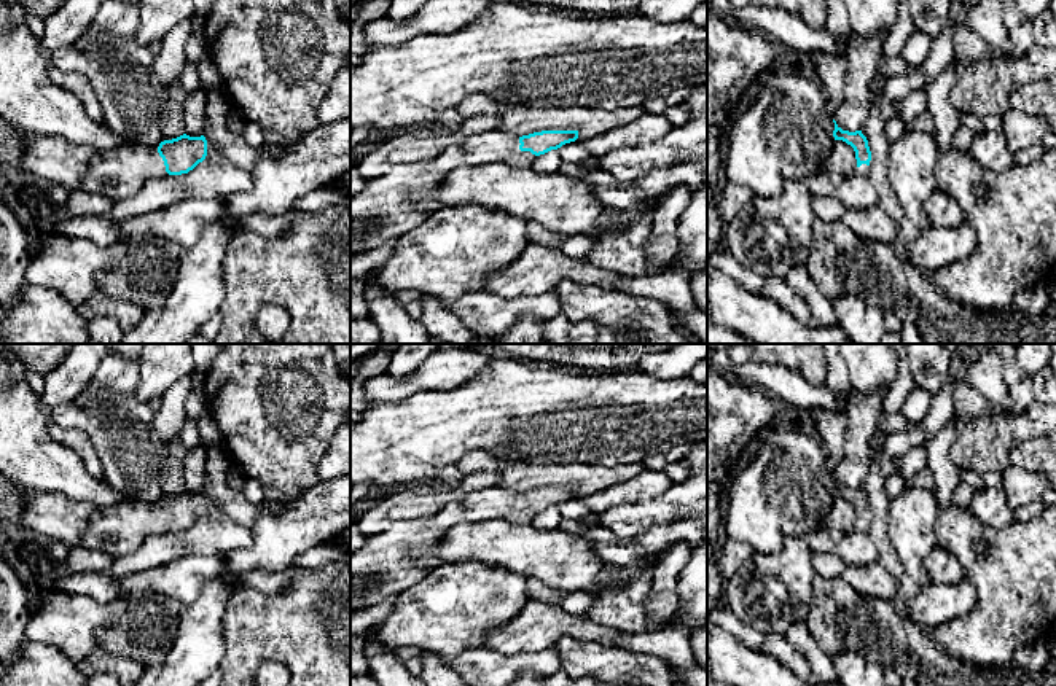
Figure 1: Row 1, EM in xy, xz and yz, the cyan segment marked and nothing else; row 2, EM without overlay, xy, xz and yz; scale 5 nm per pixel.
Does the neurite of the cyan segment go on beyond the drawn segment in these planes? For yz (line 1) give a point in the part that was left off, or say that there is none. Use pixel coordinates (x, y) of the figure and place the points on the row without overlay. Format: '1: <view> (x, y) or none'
1: yz (864, 526)

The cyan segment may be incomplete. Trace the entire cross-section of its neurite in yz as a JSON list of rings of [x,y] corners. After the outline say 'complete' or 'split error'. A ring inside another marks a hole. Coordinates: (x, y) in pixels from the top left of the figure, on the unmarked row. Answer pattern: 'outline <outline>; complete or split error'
outline [[[835,476],[833,479],[835,479],[835,487],[833,487],[835,497],[846,498],[855,508],[855,516],[857,516],[855,530],[866,532],[871,517],[871,508],[866,493],[862,490],[862,487],[855,489],[843,487]]]; split error

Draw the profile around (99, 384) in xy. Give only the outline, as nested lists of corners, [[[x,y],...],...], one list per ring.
[[[110,352],[102,360],[96,376],[81,390],[81,393],[72,400],[72,403],[86,404],[97,395],[116,390],[123,395],[134,396],[139,380],[139,363]]]

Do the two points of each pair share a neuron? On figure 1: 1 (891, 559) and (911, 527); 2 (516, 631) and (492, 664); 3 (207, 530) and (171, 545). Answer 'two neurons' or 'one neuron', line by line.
1: two neurons
2: two neurons
3: one neuron

